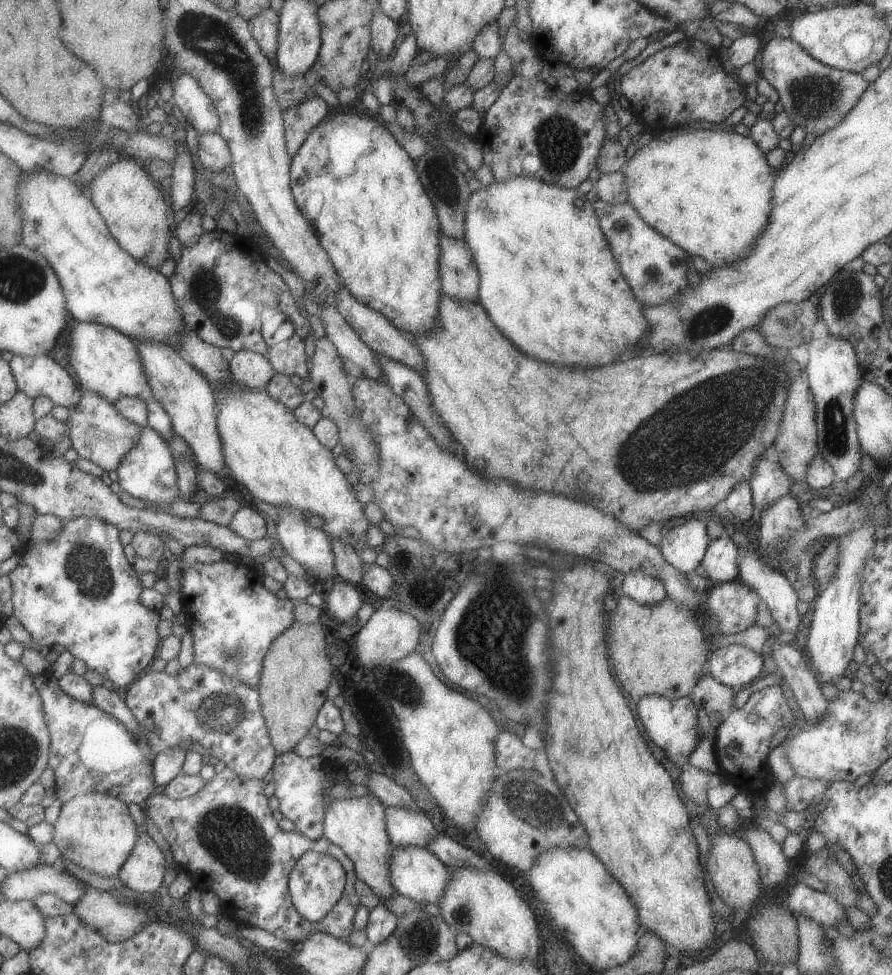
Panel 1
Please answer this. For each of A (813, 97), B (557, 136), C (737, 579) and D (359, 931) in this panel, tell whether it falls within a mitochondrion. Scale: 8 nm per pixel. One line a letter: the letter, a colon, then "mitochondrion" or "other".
A: mitochondrion
B: mitochondrion
C: other
D: other

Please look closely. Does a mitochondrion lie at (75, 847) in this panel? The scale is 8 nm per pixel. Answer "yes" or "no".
yes

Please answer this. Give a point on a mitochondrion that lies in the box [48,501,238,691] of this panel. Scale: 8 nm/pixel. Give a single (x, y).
(89, 572)

